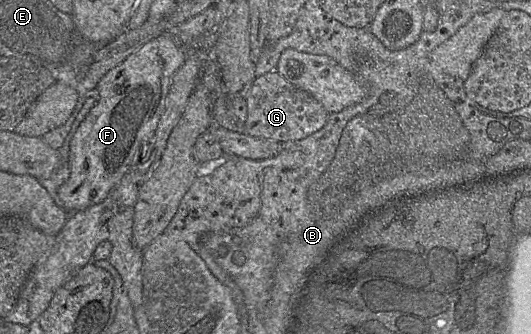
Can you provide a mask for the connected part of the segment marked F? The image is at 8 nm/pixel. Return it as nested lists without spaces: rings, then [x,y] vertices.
[[[163,32],[98,82],[98,100],[70,143],[69,178],[57,192],[67,212],[101,203],[133,166],[148,160],[171,80],[184,59],[185,54],[173,37]]]

